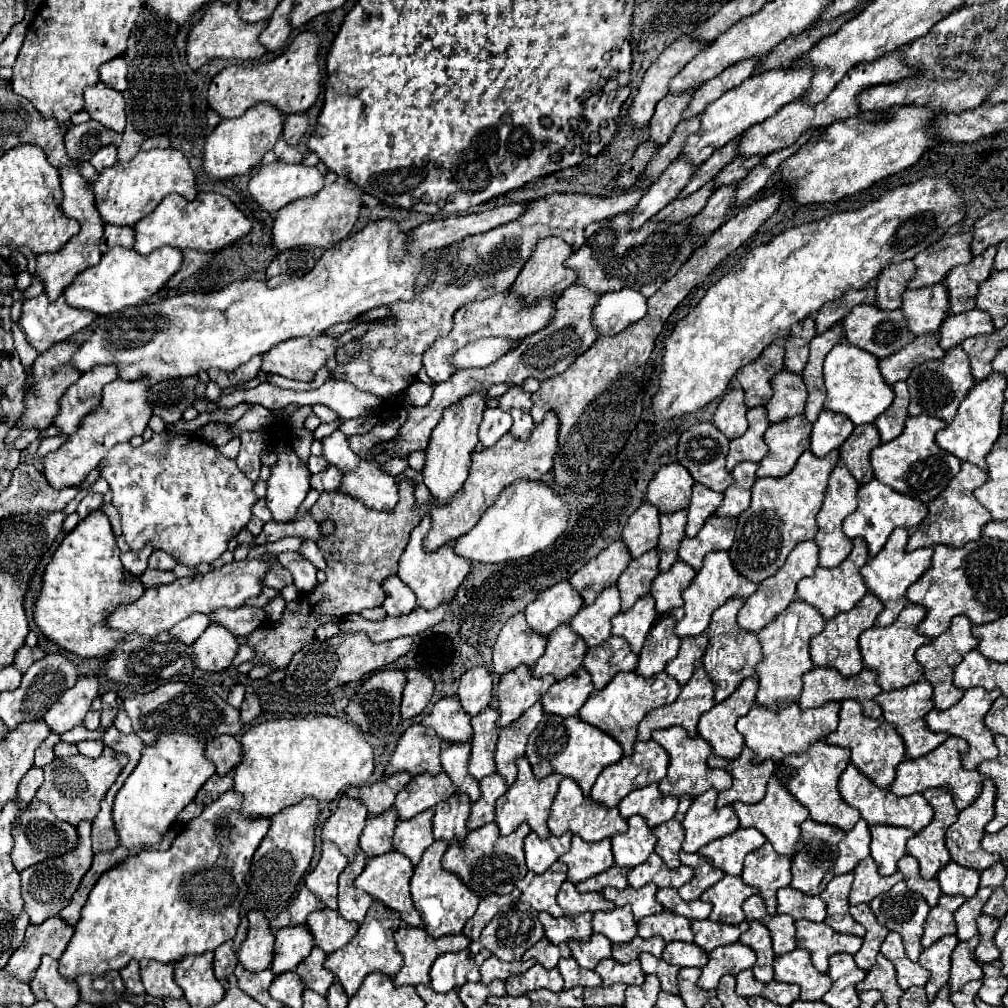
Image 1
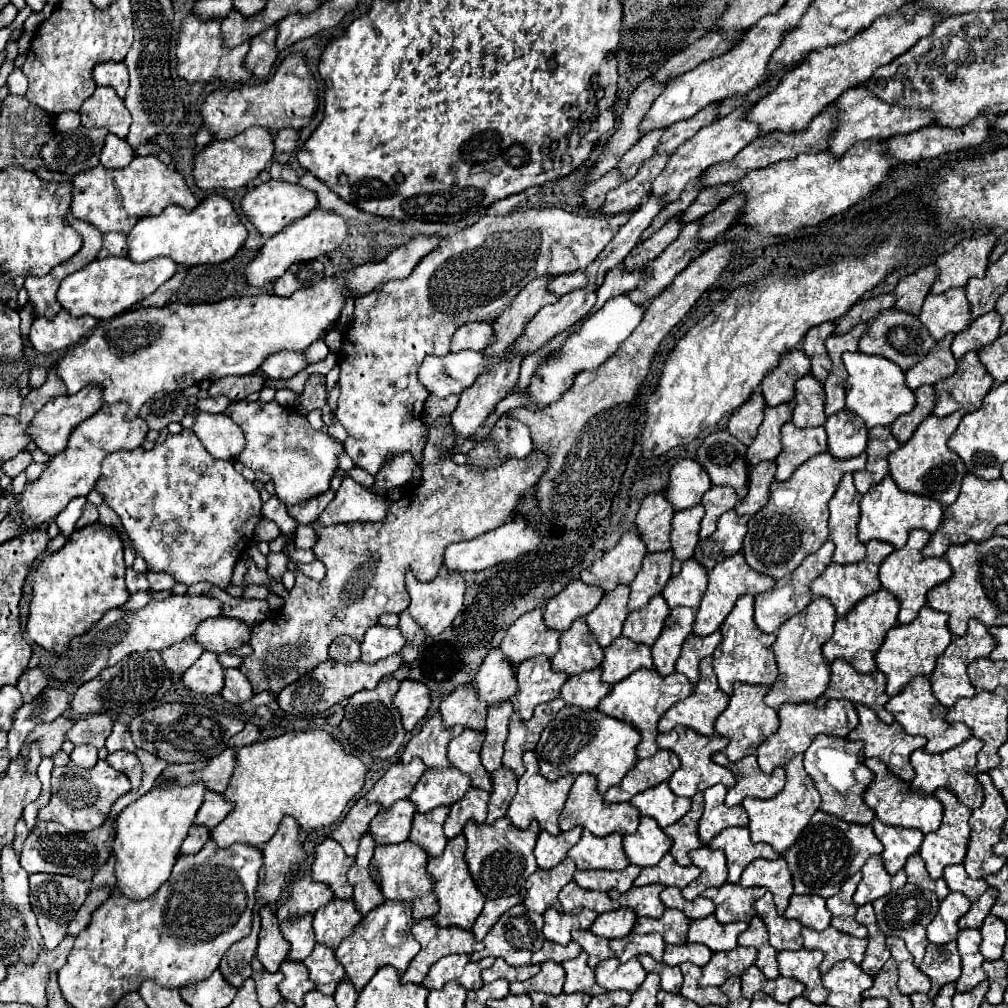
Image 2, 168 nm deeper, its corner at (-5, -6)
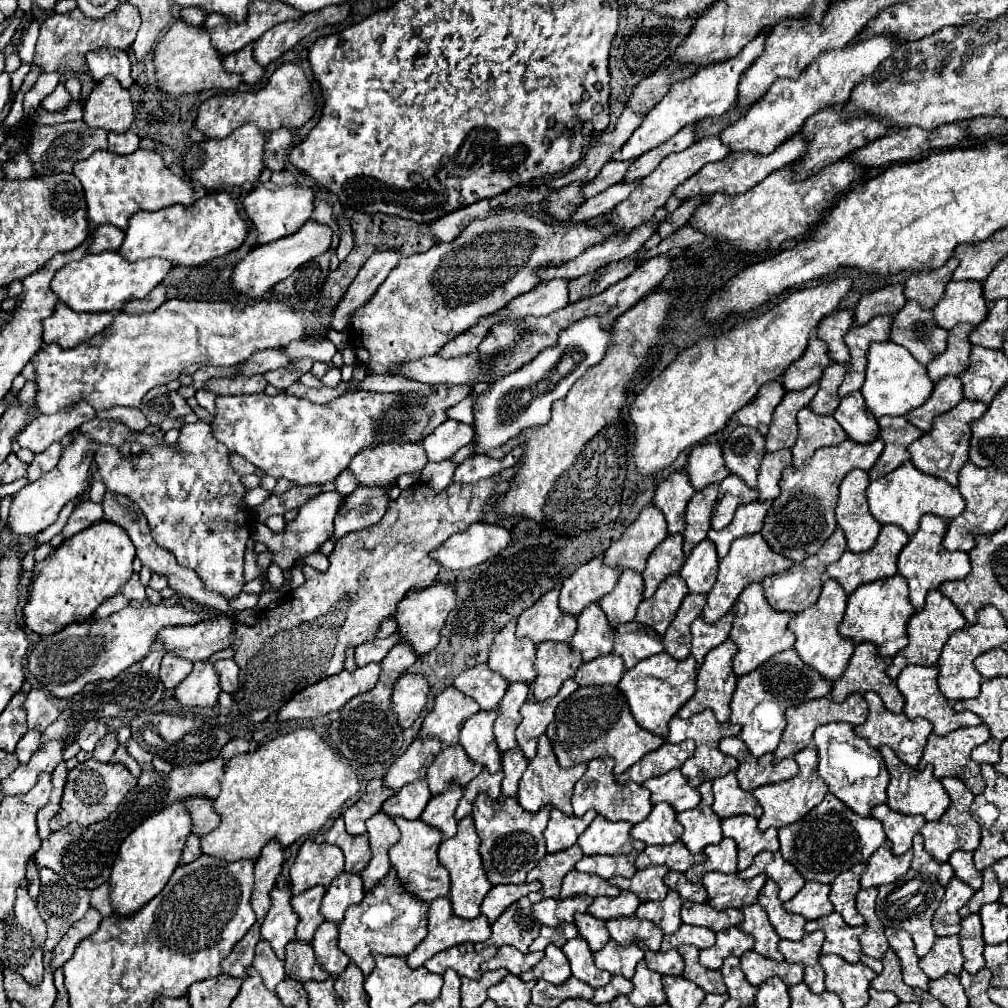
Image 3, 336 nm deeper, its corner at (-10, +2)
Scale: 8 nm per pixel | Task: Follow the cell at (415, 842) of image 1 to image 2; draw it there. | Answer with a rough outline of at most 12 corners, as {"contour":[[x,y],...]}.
{"contour":[[447,806],[415,814],[409,842],[429,858],[445,848]]}

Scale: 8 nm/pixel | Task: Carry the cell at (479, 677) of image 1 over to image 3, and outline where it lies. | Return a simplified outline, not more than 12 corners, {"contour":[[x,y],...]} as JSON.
{"contour":[[496,634],[488,666],[508,682],[536,680],[536,644],[516,636]]}

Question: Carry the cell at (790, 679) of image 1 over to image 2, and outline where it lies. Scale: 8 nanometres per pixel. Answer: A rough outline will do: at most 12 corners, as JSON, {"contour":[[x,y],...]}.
{"contour":[[827,598],[789,618],[771,646],[779,676],[763,702],[813,702],[829,682]]}

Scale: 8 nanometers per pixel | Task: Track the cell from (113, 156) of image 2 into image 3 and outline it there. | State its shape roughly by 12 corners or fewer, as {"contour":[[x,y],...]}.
{"contour":[[108,132],[108,150],[132,154],[140,138],[128,132]]}

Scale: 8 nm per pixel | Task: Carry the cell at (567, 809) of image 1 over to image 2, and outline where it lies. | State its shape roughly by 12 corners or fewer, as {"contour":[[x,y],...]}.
{"contour":[[589,774],[575,778],[559,816],[595,836],[635,834],[629,802],[605,804]]}

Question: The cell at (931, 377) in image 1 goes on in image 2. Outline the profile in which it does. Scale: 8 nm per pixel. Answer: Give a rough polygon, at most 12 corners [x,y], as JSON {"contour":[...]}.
{"contour":[[977,352],[933,384],[933,416],[973,412],[993,386]]}

